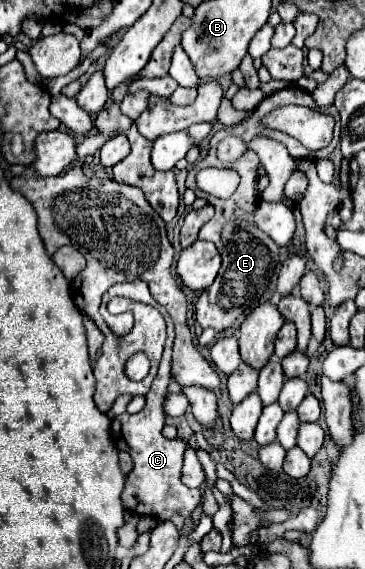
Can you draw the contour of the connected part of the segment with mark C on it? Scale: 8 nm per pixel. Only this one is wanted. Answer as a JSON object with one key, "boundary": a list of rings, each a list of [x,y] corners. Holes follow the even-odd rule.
{"boundary":[[[169,314],[163,316],[167,320],[167,342],[163,350],[163,358],[159,364],[159,372],[153,380],[151,390],[147,392],[147,404],[141,412],[137,414],[121,414],[115,418],[113,426],[121,426],[121,436],[129,446],[129,452],[133,456],[133,470],[127,476],[123,500],[125,508],[133,510],[143,516],[159,518],[159,520],[173,520],[179,528],[191,518],[193,510],[201,504],[201,490],[199,488],[187,488],[181,482],[181,464],[183,464],[183,452],[185,452],[185,442],[181,438],[167,440],[161,430],[165,426],[165,412],[163,412],[163,400],[167,396],[167,386],[171,382],[171,348],[173,348],[173,322]],[[139,504],[145,504],[149,508],[141,508]]]}

